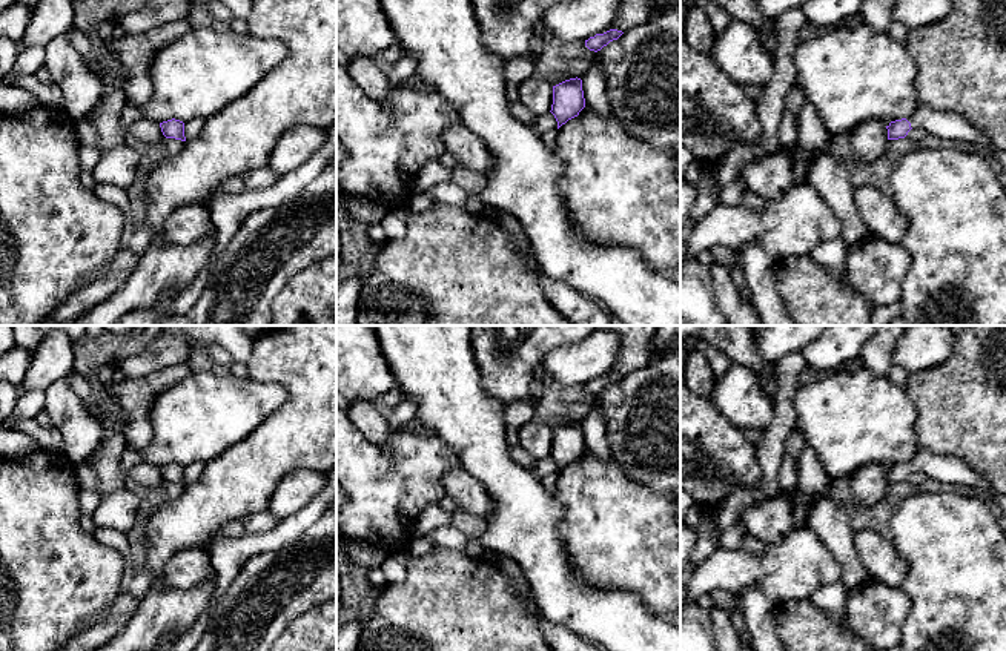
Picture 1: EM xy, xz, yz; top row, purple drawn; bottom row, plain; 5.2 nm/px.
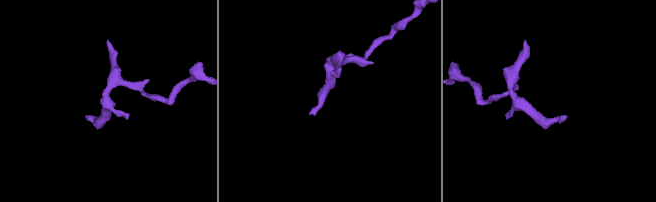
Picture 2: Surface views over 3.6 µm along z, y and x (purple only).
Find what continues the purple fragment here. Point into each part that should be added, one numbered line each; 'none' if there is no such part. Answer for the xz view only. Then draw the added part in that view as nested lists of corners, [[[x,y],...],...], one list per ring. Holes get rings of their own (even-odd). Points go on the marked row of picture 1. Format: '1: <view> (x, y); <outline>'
none

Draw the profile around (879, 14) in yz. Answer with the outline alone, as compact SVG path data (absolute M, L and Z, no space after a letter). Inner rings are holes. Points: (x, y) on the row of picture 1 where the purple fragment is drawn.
M866 0L862 5L860 15L869 28L888 32L895 20L895 0Z

